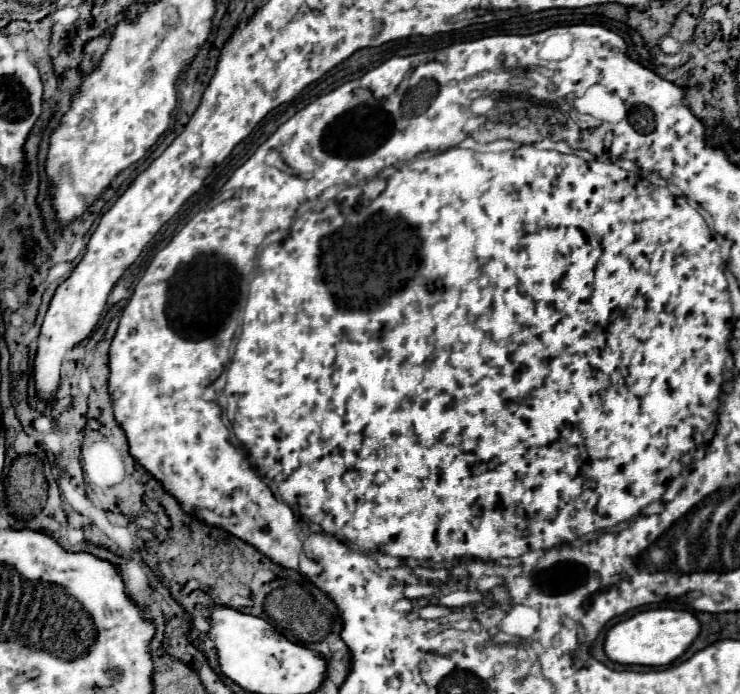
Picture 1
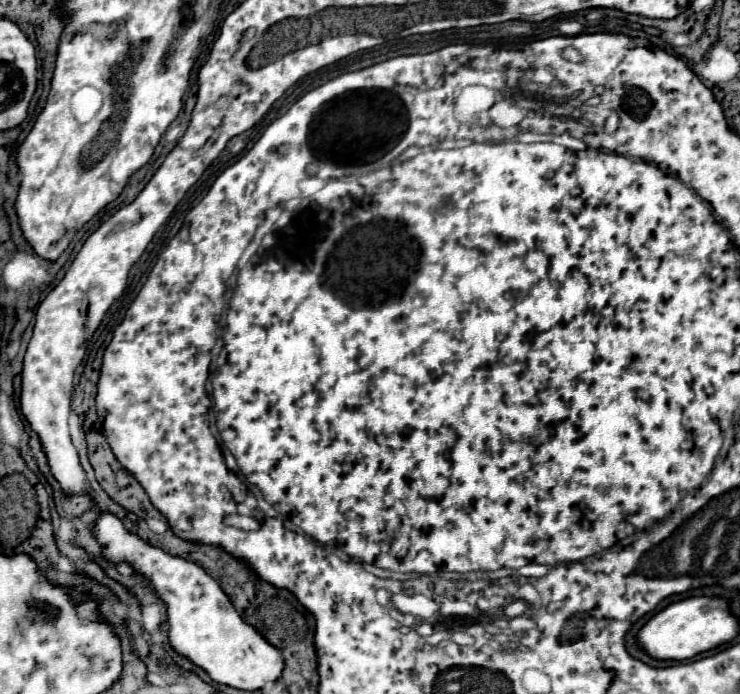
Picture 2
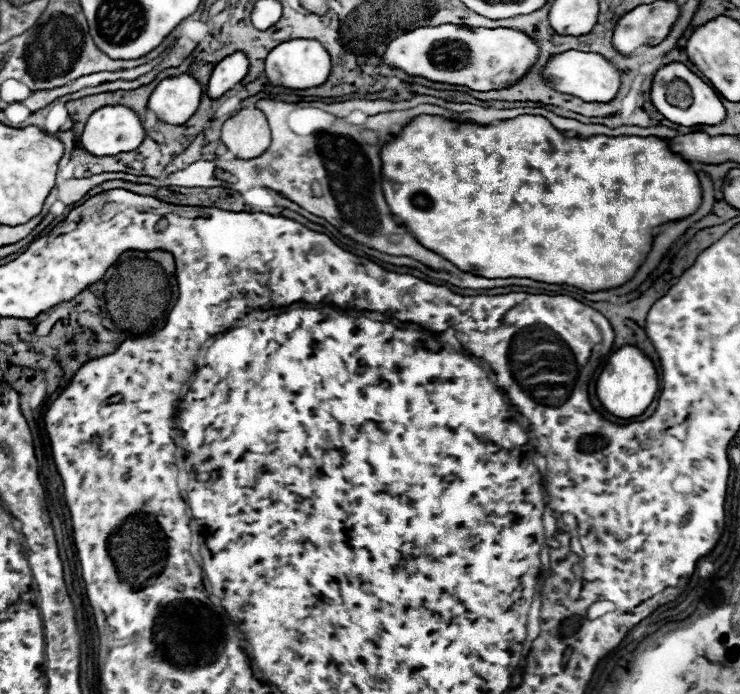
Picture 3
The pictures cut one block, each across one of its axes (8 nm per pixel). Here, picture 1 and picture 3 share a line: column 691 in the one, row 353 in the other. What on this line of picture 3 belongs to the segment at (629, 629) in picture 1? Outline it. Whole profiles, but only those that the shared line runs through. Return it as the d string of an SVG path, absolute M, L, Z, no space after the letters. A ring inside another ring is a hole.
M626 344L612 352L608 358L608 364L604 366L598 382L596 382L596 394L602 406L620 418L632 418L642 414L650 402L654 400L654 394L658 392L658 372L654 368L654 362L636 346Z

